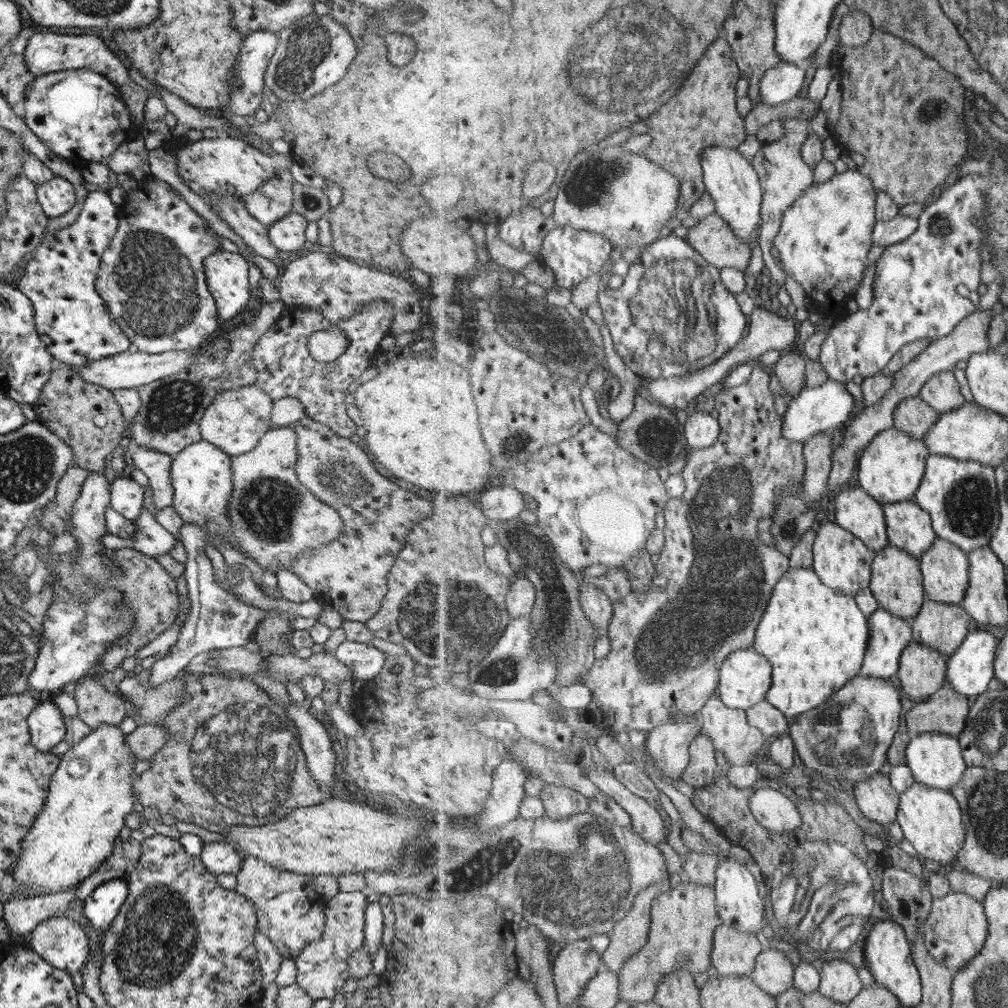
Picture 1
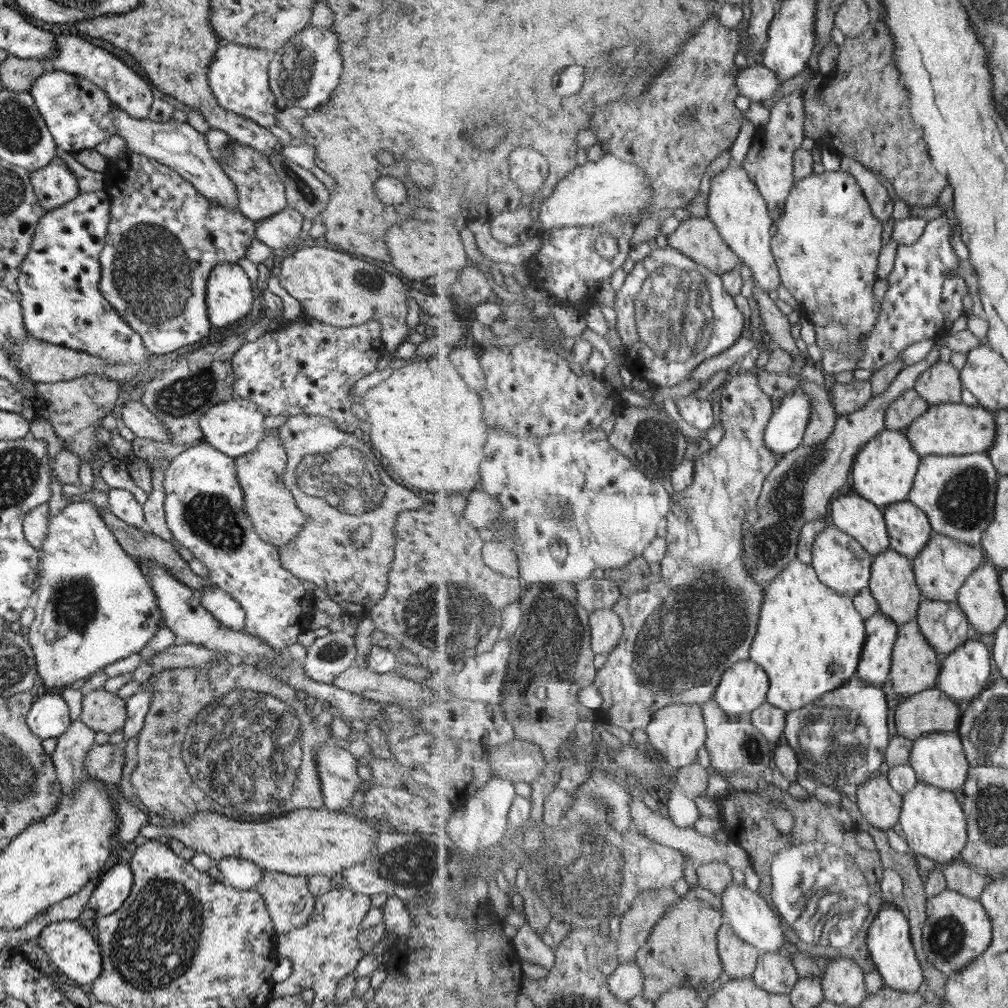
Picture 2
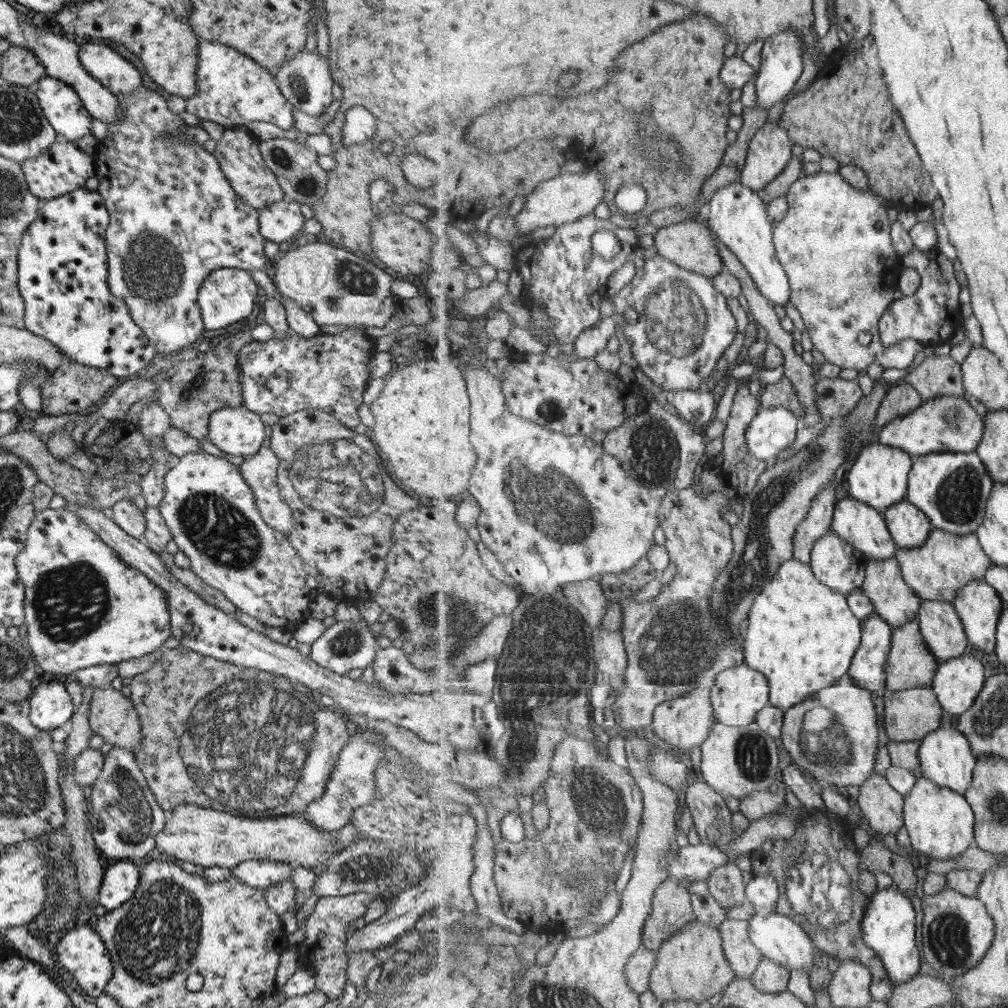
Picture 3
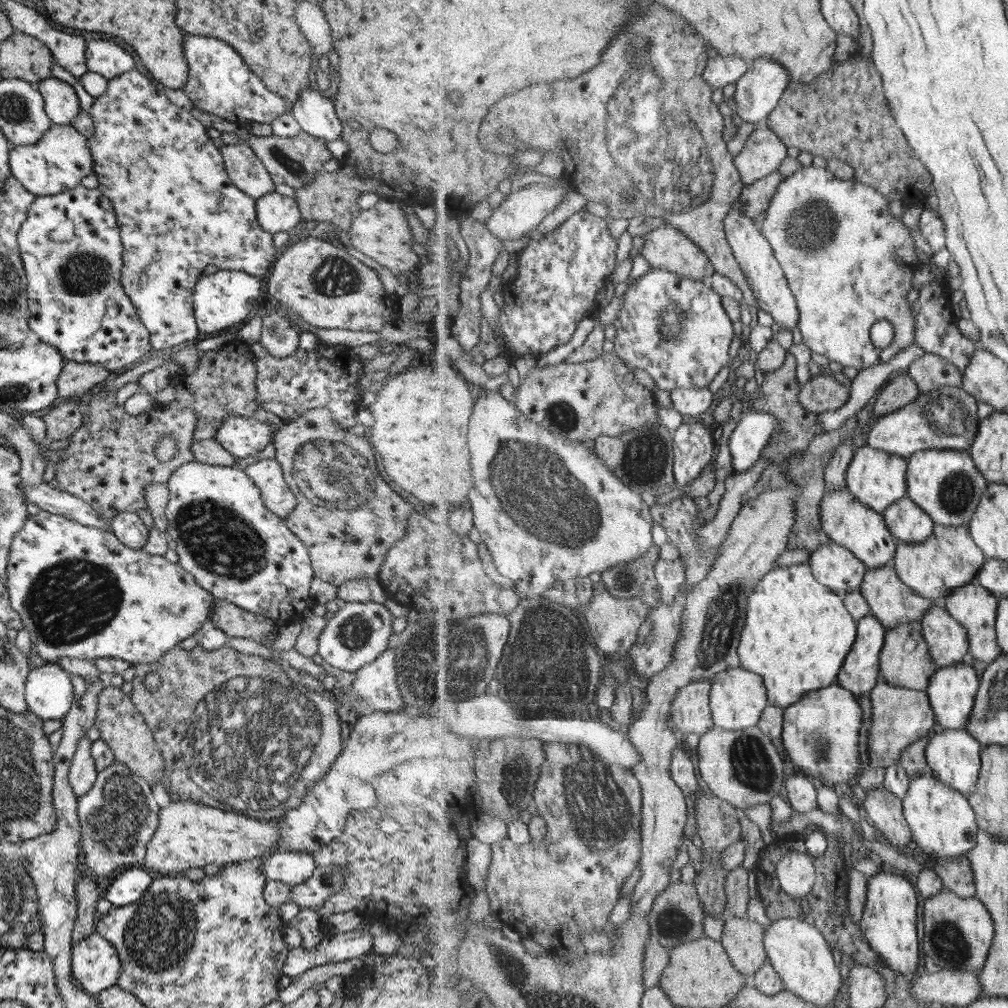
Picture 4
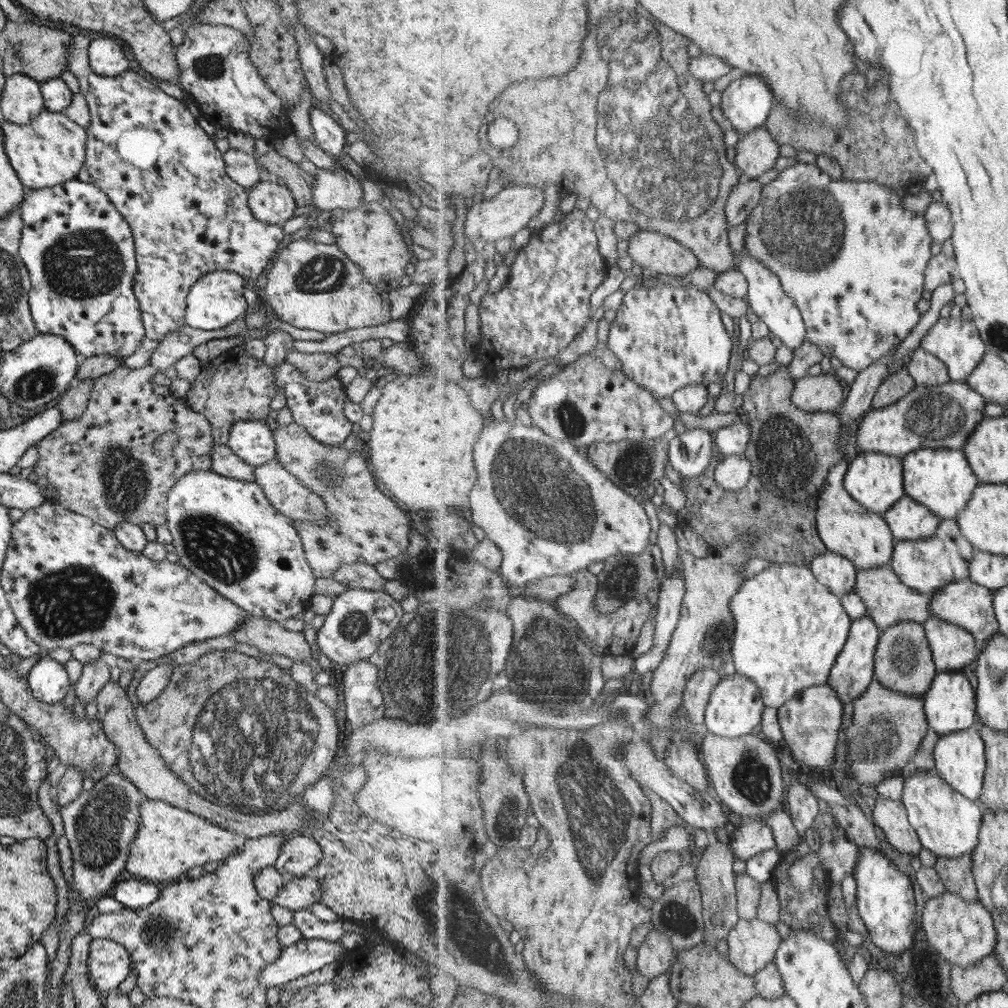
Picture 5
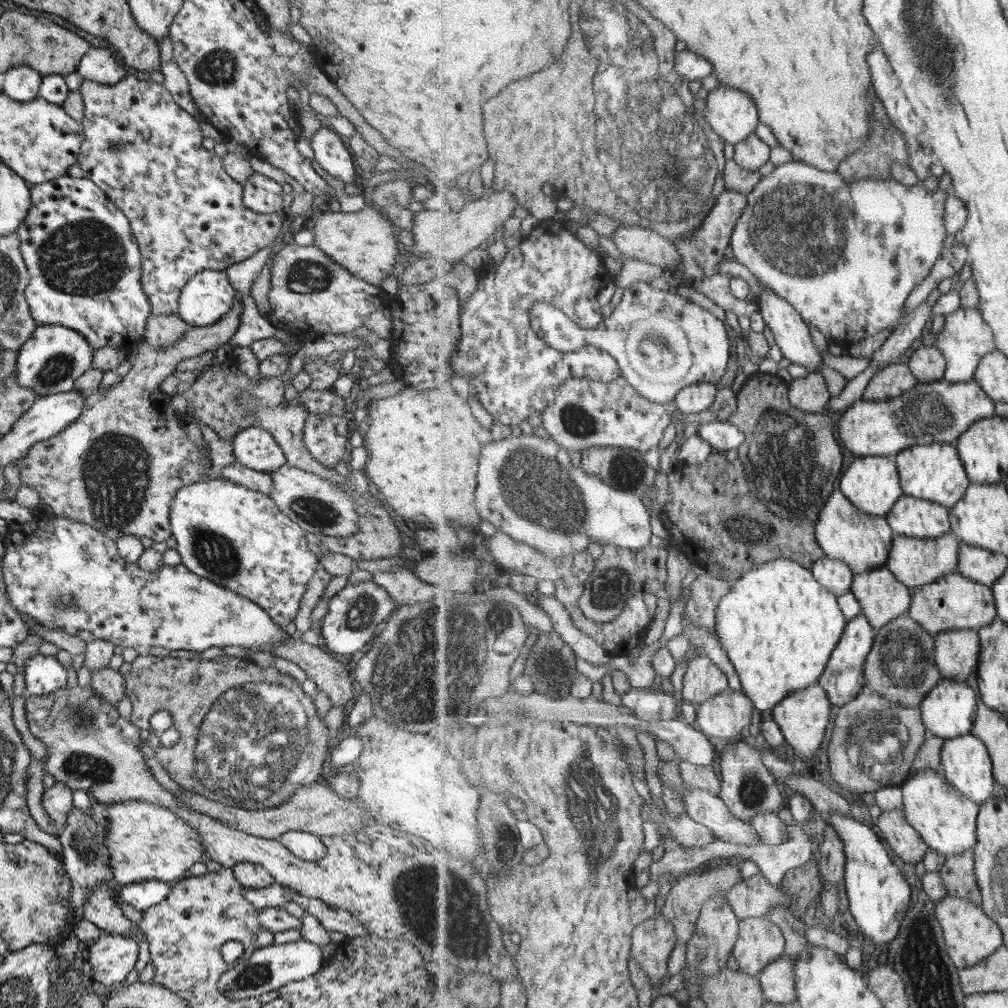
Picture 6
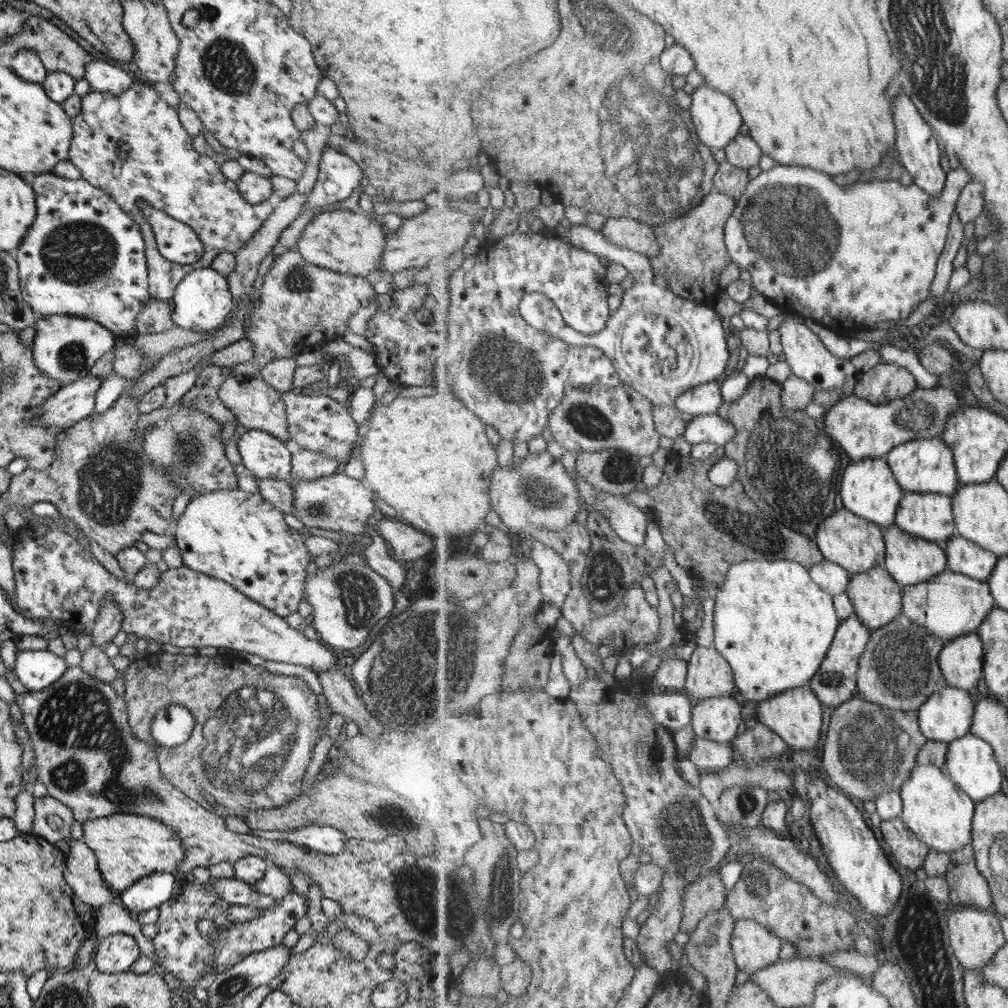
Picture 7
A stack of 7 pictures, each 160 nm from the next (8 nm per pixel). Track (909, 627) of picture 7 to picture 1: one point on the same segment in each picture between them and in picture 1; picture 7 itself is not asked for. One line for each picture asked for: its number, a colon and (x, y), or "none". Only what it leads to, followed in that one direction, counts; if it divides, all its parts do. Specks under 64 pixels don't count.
1: (923, 671)
2: (916, 667)
3: (911, 664)
4: (906, 661)
5: (904, 662)
6: (902, 666)

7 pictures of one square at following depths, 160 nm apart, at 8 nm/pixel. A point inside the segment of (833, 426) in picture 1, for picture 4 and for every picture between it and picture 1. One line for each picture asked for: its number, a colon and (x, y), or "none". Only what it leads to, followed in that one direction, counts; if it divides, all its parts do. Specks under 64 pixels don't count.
2: (786, 431)
3: (774, 431)
4: (755, 430)

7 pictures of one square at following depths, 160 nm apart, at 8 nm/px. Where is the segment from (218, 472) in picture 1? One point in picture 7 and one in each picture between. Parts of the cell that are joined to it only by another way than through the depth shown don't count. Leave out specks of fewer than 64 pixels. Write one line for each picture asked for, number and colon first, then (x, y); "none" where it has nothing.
2: (202, 506)
3: (208, 509)
4: (234, 548)
5: (224, 531)
6: (237, 538)
7: (230, 535)

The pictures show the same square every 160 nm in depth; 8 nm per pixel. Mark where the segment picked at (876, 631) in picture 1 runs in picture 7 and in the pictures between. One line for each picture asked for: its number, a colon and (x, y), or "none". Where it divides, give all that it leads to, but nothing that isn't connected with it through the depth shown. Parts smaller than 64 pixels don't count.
2: (876, 661)
3: (869, 666)
4: (862, 668)
5: (854, 671)
6: (844, 678)
7: (836, 682)

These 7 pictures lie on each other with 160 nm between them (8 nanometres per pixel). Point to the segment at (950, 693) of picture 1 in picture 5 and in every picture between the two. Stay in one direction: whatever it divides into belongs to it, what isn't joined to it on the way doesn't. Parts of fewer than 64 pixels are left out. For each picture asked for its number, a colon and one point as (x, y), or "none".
2: (932, 710)
3: (910, 715)
4: (901, 716)
5: (888, 727)

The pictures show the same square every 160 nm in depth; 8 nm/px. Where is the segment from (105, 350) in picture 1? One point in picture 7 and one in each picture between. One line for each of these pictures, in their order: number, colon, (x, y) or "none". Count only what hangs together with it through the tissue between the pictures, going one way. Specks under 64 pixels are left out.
2: (57, 281)
3: (61, 270)
4: (69, 245)
5: (78, 250)
6: (83, 264)
7: (82, 255)

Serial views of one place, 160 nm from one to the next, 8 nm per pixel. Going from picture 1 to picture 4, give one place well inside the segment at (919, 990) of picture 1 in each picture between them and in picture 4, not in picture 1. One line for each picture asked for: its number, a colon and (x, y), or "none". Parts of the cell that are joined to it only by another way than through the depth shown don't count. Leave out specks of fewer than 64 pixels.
2: (890, 942)
3: (888, 928)
4: (889, 923)

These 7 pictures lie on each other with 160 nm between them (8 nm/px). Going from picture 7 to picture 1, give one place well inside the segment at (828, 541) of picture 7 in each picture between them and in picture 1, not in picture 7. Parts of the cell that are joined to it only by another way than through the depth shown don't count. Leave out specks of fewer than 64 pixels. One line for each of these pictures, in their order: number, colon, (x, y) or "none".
1: (856, 511)
2: (864, 520)
3: (866, 528)
4: (856, 526)
5: (848, 528)
6: (845, 532)

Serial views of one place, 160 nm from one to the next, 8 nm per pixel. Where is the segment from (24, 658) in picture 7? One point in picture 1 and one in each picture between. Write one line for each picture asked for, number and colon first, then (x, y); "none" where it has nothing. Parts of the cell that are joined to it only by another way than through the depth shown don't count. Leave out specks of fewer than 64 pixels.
1: (45, 726)
2: (47, 717)
3: (49, 706)
4: (47, 692)
5: (47, 680)
6: (42, 675)

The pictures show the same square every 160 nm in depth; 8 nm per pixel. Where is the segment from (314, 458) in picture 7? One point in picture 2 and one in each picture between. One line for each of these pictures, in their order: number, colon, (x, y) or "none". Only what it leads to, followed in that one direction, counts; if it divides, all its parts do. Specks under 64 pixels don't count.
2: (304, 366)
3: (326, 372)
4: (326, 377)
5: (317, 407)
6: (324, 435)

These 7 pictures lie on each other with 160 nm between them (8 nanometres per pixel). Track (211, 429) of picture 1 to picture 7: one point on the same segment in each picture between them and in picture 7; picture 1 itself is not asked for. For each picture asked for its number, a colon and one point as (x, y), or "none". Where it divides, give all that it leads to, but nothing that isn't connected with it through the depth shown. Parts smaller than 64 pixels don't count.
2: (234, 427)
3: (236, 431)
4: (241, 436)
5: (252, 442)
6: (253, 447)
7: (263, 456)

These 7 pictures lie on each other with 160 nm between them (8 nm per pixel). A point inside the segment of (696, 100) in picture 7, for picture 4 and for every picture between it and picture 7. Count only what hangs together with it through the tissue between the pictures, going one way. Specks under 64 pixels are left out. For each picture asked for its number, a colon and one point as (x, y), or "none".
4: (758, 93)
5: (748, 102)
6: (732, 113)

